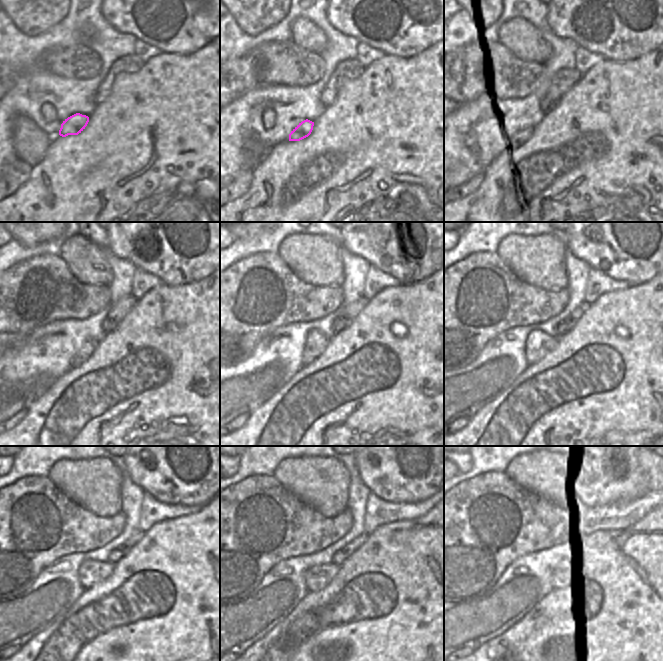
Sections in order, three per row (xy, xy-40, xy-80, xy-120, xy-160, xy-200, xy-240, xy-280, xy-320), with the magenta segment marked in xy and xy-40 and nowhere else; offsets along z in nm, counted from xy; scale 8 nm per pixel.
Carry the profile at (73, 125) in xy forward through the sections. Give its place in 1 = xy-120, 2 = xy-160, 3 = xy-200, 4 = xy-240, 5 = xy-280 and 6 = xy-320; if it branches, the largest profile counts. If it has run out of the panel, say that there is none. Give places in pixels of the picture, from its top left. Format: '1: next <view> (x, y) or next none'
1: next xy-120 (89, 346)
2: next xy-160 (315, 342)
3: next xy-200 (538, 344)
4: next xy-240 (91, 573)
5: next xy-280 (318, 577)
6: next xy-320 (559, 575)

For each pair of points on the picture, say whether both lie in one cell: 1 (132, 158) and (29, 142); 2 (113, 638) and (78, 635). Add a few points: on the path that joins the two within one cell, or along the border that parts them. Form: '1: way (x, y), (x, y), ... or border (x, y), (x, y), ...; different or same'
1: border (53, 137), (45, 155), (36, 165); different
2: way (104, 638), (87, 638); same

